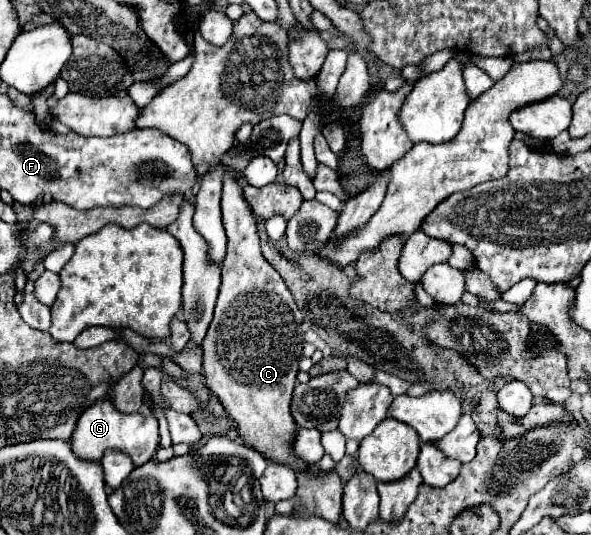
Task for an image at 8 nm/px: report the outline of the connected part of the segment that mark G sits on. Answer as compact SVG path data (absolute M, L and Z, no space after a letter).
M101 399L81 413L69 443L71 443L71 451L83 461L101 461L101 457L107 449L119 449L119 451L127 453L139 467L153 459L155 449L159 445L157 419L153 413L147 413L147 415L119 413L107 399Z

